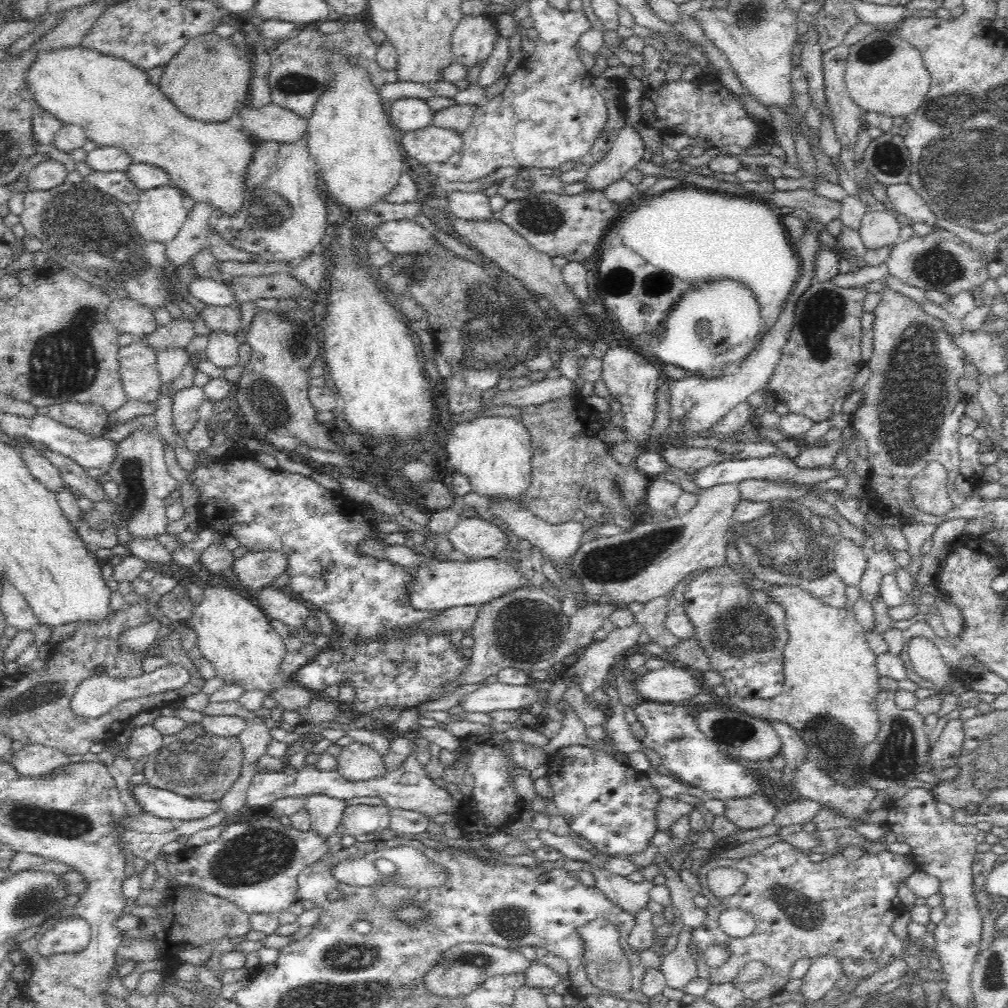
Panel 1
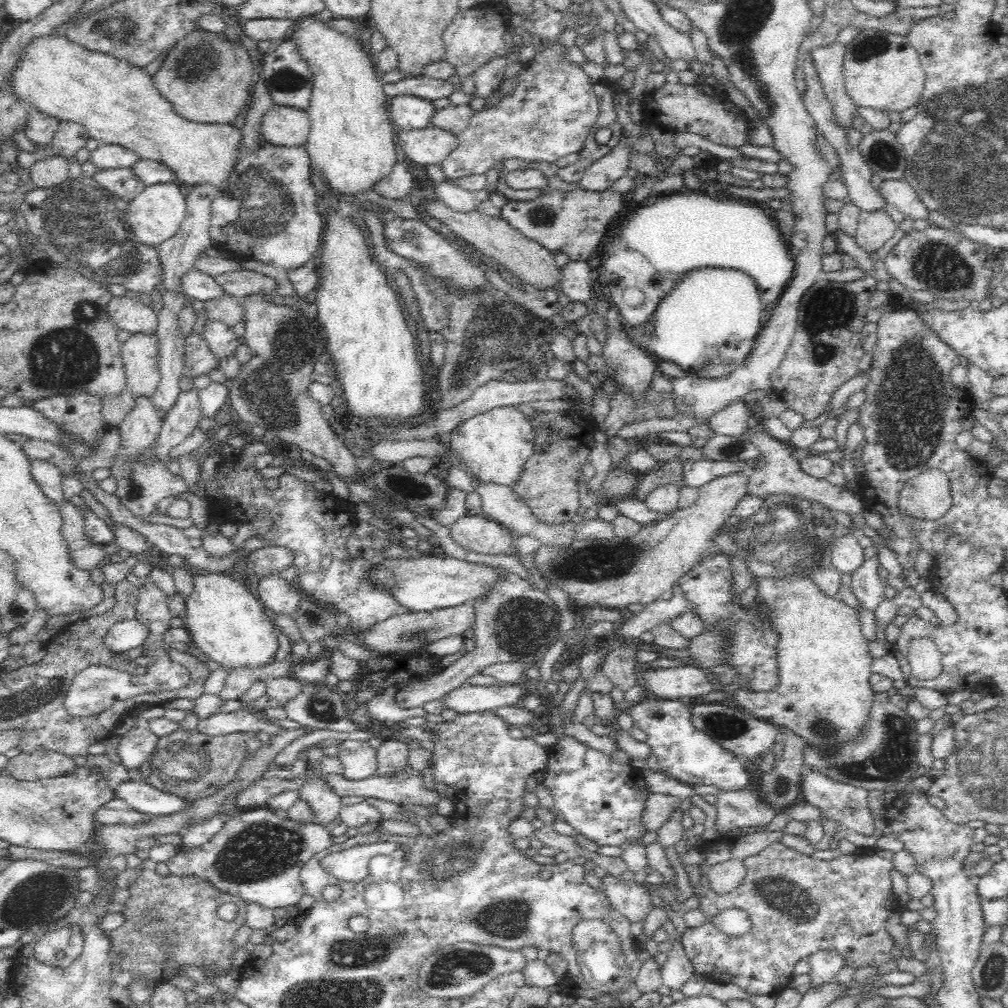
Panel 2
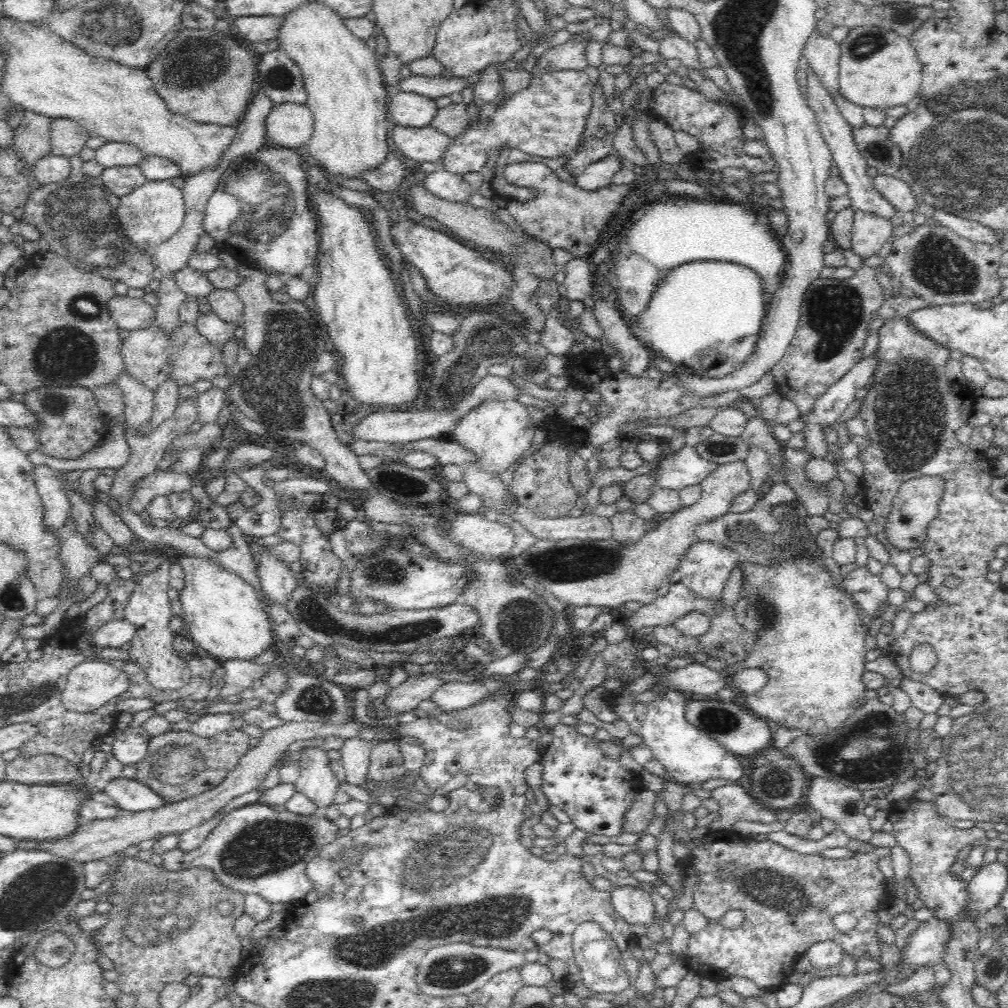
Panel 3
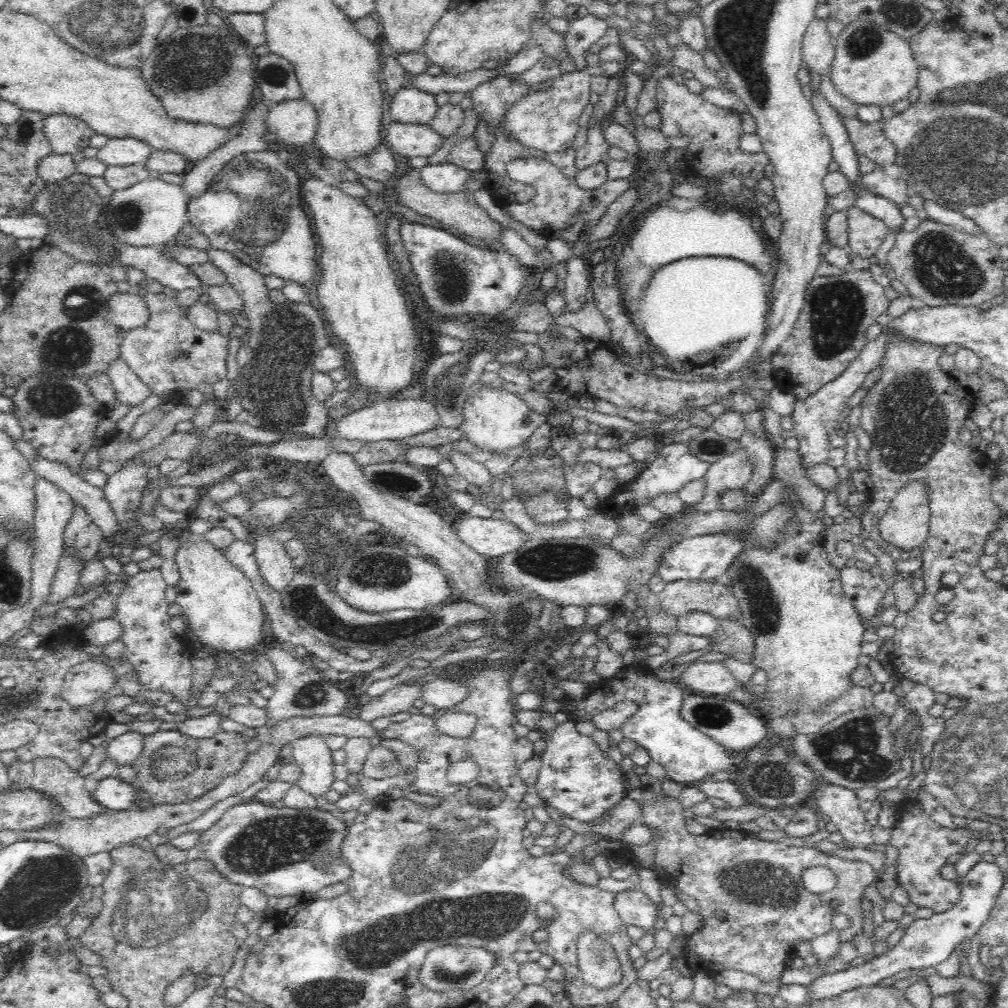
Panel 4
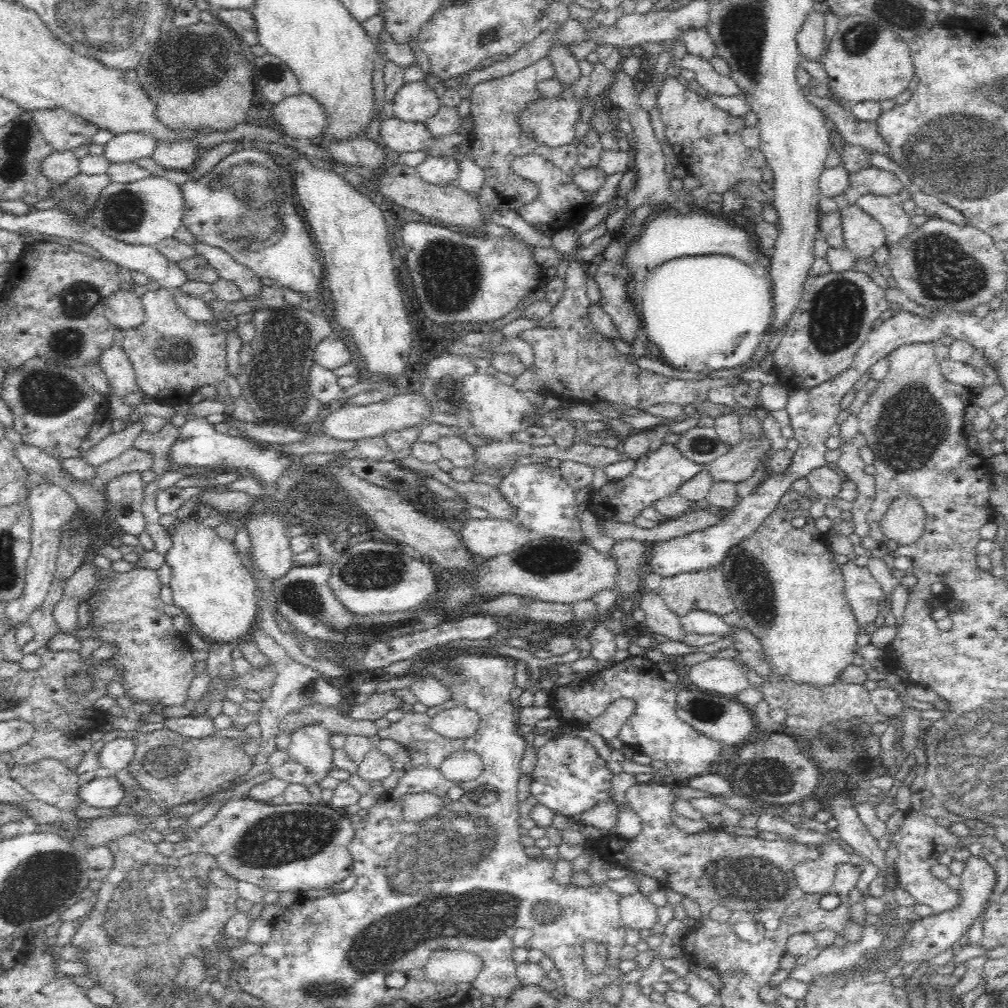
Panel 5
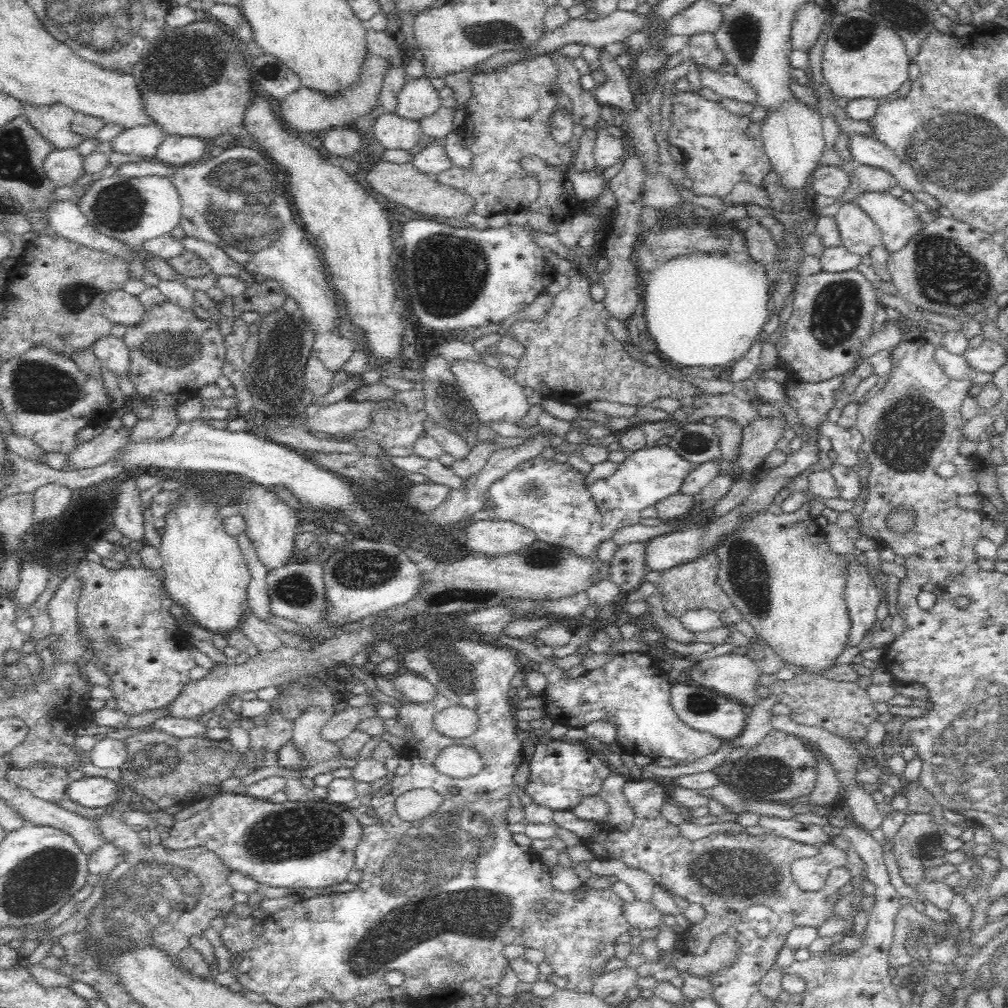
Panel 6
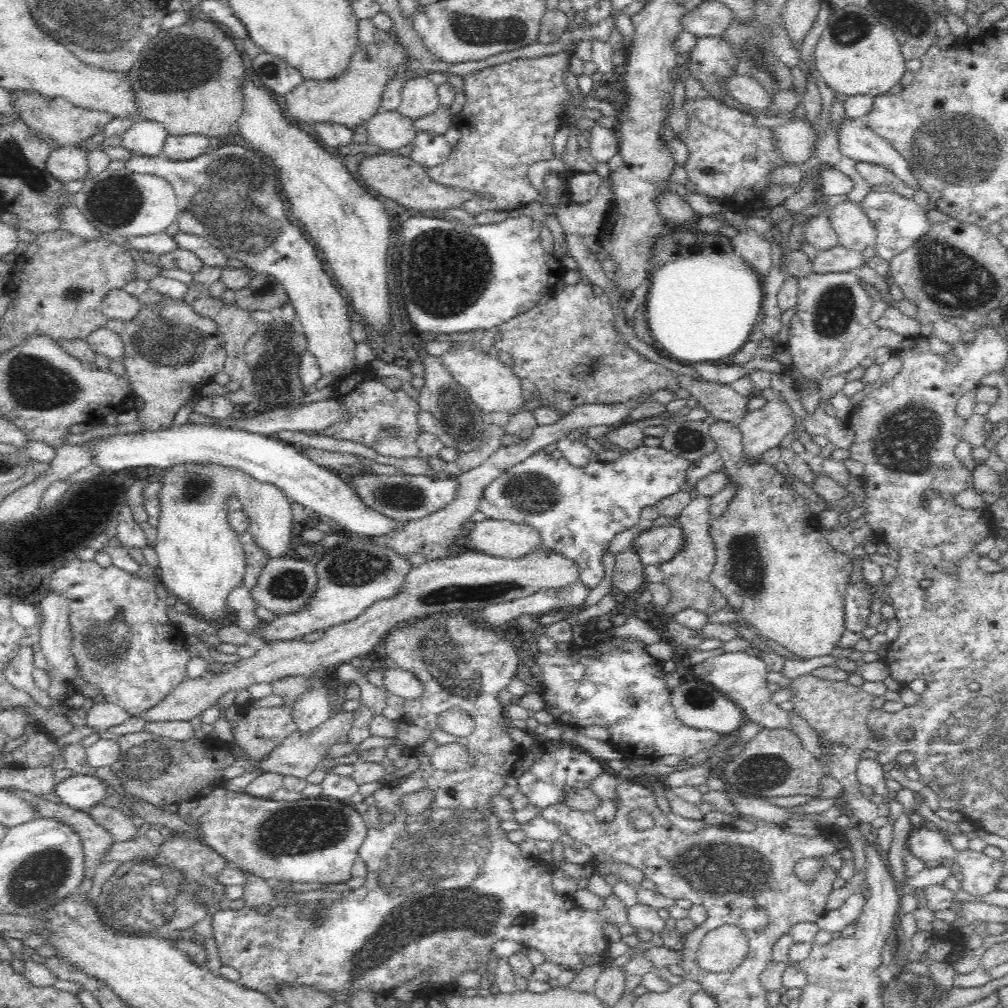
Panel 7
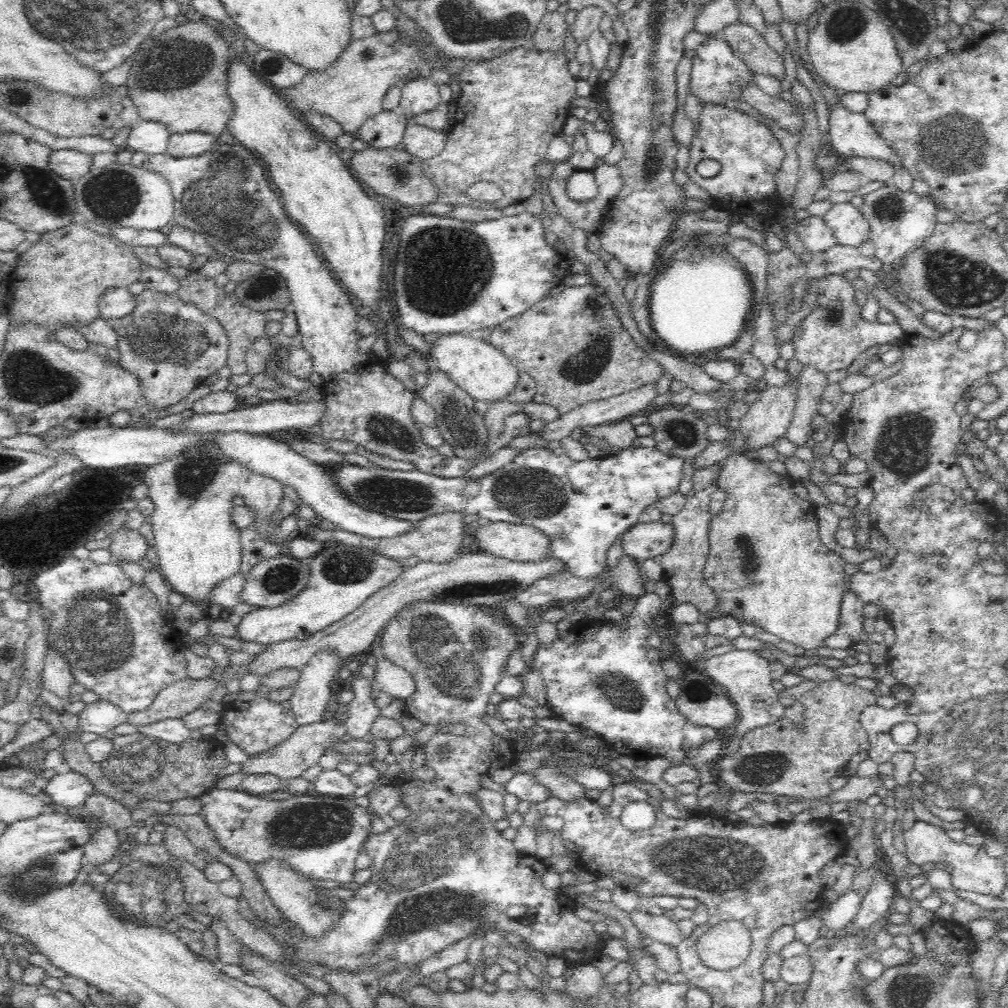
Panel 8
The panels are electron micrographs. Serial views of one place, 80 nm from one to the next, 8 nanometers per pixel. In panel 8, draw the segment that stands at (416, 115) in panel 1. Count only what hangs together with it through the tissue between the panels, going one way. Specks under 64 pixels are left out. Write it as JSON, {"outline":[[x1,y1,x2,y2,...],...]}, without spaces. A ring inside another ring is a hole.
{"outline":[[430,76,406,82,402,88,399,112,405,116,416,116,434,110,441,104,438,87]]}

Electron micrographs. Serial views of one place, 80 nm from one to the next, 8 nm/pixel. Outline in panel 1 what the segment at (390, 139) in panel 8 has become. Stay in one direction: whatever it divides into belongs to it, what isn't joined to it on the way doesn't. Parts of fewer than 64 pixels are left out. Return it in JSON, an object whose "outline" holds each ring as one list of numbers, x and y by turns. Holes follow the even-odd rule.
{"outline":[[426,126,417,131,405,132,399,144,406,150,407,156,420,164,442,164,449,156,459,152,461,136,455,130]]}

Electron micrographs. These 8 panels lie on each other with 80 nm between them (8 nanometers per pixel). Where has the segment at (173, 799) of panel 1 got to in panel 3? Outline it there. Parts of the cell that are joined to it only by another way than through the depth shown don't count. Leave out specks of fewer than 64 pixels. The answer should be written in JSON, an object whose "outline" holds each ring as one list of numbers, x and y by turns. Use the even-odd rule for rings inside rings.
{"outline":[[122,776,116,780,110,780,108,786,102,788,102,793,103,797,112,798,112,802,114,802,114,806,118,807,118,810,126,813,162,808,162,806,170,804,164,803,160,797,152,793,152,790,144,787,144,784,140,784,134,779,125,779]]}

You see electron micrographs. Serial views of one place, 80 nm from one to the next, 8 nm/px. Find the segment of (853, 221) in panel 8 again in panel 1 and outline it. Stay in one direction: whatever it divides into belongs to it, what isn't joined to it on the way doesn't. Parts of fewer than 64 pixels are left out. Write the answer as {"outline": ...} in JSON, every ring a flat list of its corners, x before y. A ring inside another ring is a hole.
{"outline":[[868,208,857,231,867,250,878,250,894,246,900,241,899,231,902,225,899,215,893,214,890,210]]}

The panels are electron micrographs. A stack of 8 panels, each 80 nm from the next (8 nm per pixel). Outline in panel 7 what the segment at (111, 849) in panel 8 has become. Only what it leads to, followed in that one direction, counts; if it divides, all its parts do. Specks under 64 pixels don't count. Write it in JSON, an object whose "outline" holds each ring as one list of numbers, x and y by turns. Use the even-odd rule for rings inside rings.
{"outline":[[16,791,25,800,33,802,37,818,57,818,69,826,73,826,83,840,85,866,93,868,100,863,114,843,113,835,104,826,97,824,86,811,78,811,62,804,54,804,39,798,33,793]]}

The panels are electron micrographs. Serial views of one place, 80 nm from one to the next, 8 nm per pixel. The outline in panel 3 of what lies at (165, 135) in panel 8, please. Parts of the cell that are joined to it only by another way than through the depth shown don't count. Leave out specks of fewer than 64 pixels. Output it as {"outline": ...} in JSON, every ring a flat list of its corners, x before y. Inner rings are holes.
{"outline":[[110,141,95,150,94,159,104,168,112,168,136,166,144,157,144,151,135,144]]}

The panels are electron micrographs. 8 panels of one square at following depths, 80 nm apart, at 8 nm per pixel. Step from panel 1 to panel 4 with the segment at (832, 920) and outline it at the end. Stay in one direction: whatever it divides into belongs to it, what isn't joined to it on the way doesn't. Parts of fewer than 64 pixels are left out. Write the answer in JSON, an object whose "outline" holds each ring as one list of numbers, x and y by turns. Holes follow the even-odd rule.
{"outline":[[650,785,646,788,641,786,627,790,626,798,640,805,643,824,654,832,652,840,648,843,648,846,654,850,651,869,648,871,658,876,662,883,669,883,679,892,697,900,698,914,702,918,701,928,698,932,687,936,685,946,686,954,694,956,690,958,690,964,698,965,701,971,741,970,758,976,760,982,766,983,780,977,784,969,788,968,794,941,811,941,821,934,834,931,832,926,834,916,844,914,850,920,850,926,838,932,840,942,853,942,854,936,863,932,864,916,860,900,864,898,864,888,879,880,876,871,868,862,843,860,822,853,814,847,785,846,783,843,752,838,752,834,740,834,740,831,729,829,720,838,705,833,693,836,686,828,679,800,669,796,664,789,656,796,656,792],[812,865,828,865,834,871,837,881,830,892,814,894,801,885,800,873,803,868],[830,901,836,902,837,906,830,908],[718,910,727,915,724,920,715,917],[745,928,746,932,743,934]]}

